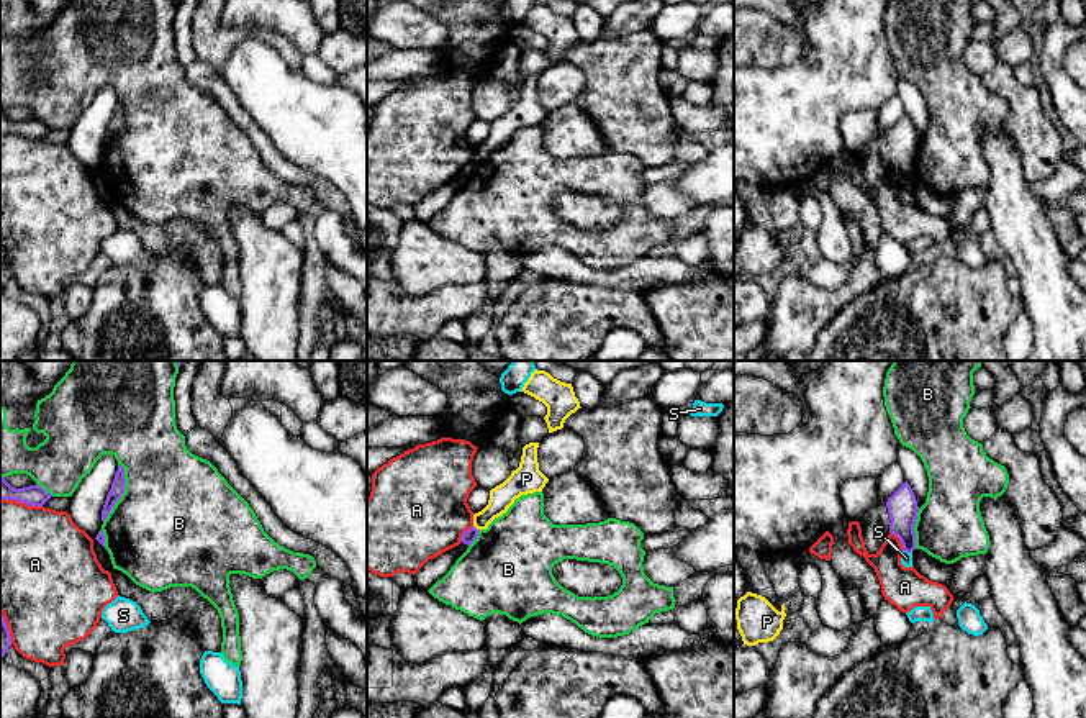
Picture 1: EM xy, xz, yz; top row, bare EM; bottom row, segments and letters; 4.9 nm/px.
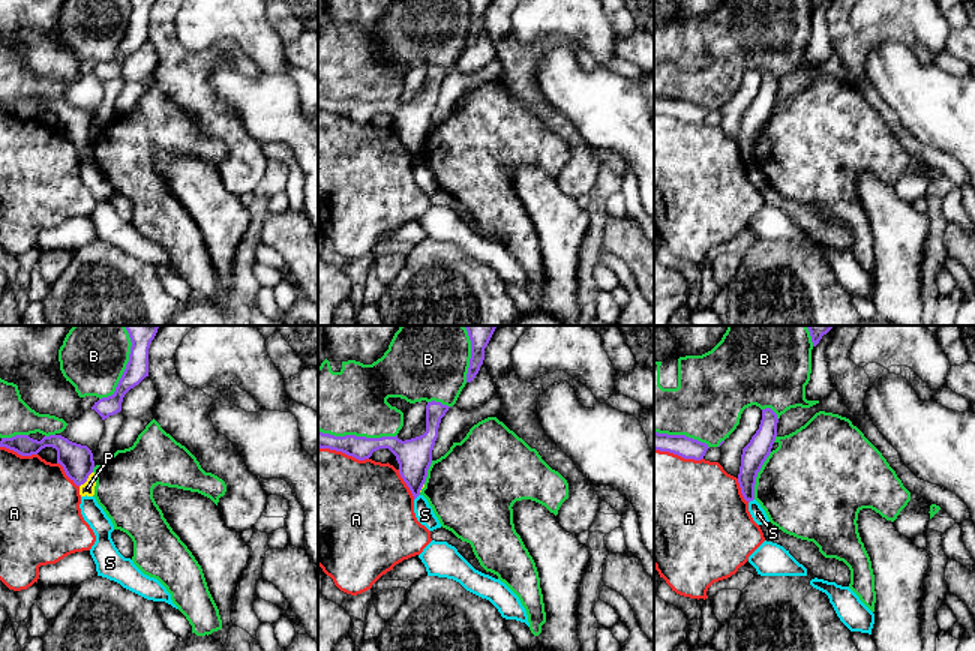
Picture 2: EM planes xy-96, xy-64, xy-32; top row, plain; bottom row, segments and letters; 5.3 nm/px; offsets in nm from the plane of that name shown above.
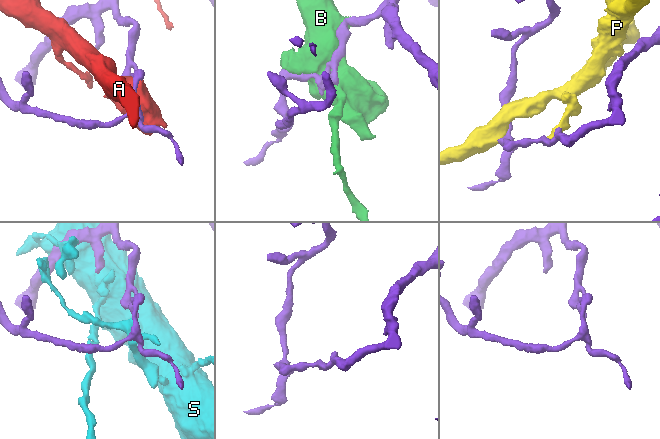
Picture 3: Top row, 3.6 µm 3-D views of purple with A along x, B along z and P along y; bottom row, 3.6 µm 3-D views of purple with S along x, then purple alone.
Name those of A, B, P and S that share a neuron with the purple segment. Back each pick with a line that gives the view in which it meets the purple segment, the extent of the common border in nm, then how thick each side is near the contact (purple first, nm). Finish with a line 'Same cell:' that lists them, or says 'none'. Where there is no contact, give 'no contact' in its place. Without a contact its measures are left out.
Same cell: none

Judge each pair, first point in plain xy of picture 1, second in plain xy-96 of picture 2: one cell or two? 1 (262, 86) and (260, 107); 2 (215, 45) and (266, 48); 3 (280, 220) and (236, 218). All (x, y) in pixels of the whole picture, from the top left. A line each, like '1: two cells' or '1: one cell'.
1: one cell
2: two cells
3: two cells

